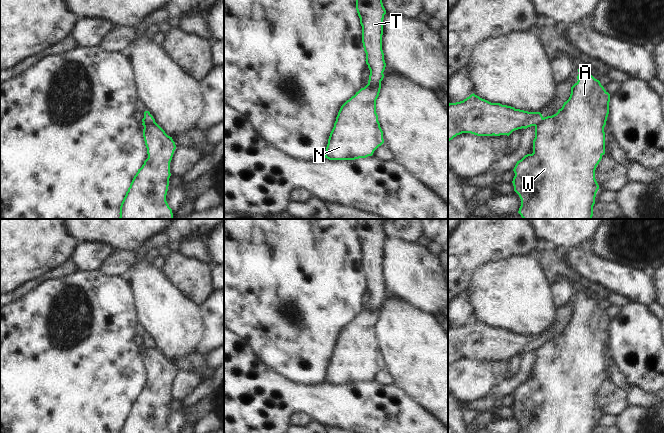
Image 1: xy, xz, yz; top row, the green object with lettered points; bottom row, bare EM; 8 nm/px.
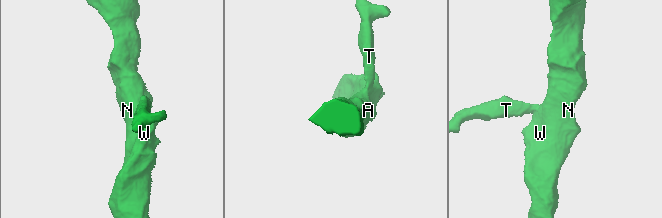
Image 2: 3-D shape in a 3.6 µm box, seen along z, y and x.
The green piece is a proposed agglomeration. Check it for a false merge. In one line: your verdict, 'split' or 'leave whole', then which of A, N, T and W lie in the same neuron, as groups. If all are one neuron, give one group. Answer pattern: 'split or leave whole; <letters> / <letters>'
split; A N W / T

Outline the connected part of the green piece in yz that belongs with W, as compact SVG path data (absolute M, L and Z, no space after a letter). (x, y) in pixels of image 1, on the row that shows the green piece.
M578 69L578 81L571 87L569 99L552 116L535 125L533 153L517 161L513 171L514 191L521 199L518 213L523 219L592 219L599 185L595 179L597 165L605 154L605 132L610 94L588 71Z

